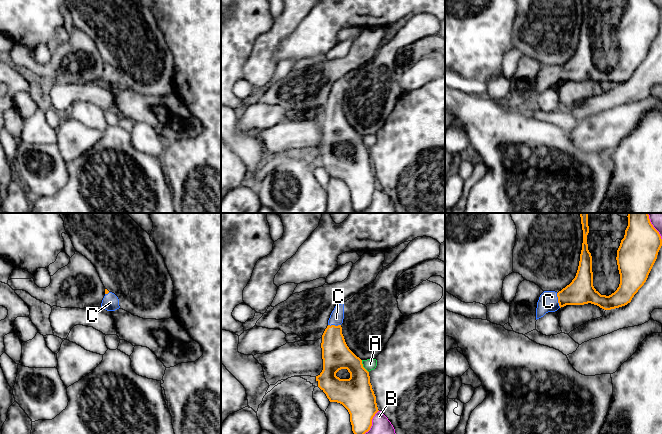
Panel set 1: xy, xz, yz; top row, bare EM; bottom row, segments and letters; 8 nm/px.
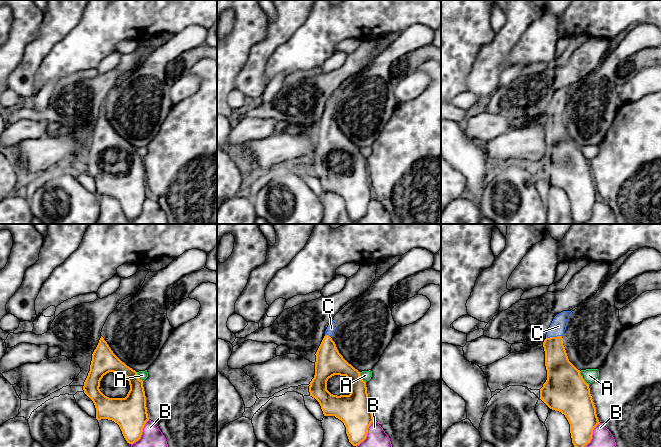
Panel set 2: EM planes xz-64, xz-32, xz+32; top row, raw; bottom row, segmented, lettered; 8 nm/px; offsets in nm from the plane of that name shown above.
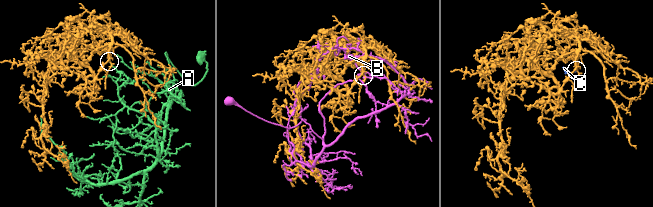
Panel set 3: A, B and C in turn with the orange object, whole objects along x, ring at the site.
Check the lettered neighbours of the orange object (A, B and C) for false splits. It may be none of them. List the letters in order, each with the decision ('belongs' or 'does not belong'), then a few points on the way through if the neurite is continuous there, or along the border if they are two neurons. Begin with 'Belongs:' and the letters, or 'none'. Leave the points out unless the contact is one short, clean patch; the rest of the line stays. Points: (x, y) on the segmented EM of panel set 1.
Belongs: C
A: does not belong
B: does not belong
C: belongs; way yz (580, 291), (558, 300), (548, 301)

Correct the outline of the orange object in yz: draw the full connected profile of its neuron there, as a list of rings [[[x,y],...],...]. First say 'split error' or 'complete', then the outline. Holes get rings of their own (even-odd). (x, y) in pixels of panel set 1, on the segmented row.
split error; [[[580,213],[580,217],[583,230],[583,243],[576,276],[569,285],[558,293],[555,291],[544,291],[540,295],[536,308],[536,320],[548,312],[555,312],[566,305],[591,303],[604,310],[611,310],[627,305],[646,282],[657,259],[658,252],[662,246],[662,239],[659,232],[651,224],[648,213],[628,213],[628,226],[617,250],[616,257],[620,284],[617,290],[611,295],[601,295],[593,286],[592,256],[587,244],[587,235],[589,233],[588,213]]]

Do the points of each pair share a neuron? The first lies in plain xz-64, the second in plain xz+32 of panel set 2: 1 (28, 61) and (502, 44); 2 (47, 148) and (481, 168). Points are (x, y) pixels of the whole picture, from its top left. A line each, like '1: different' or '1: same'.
1: same
2: different

